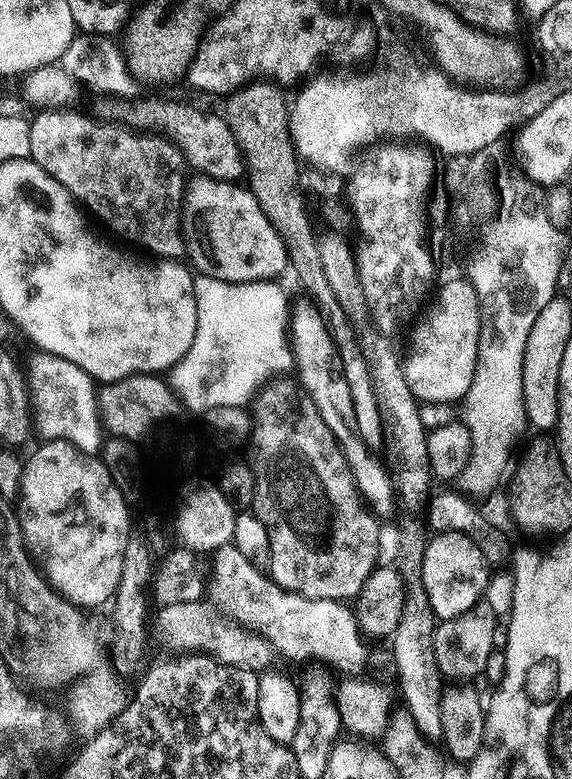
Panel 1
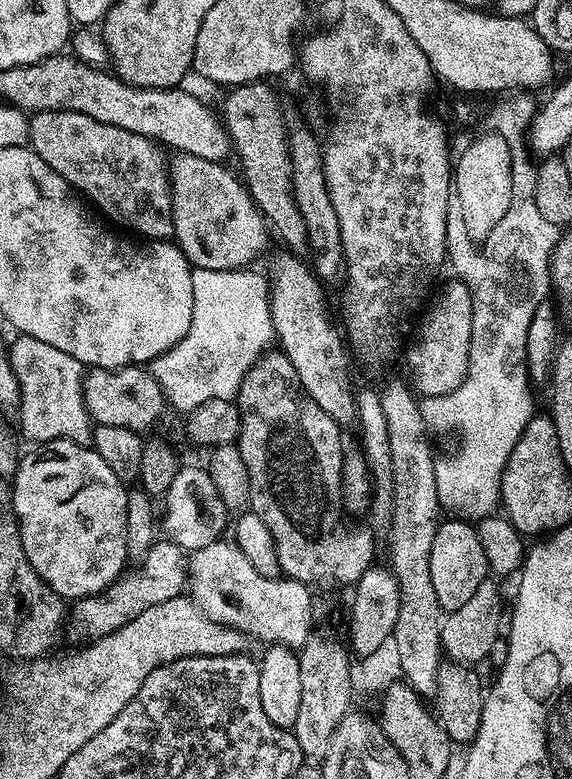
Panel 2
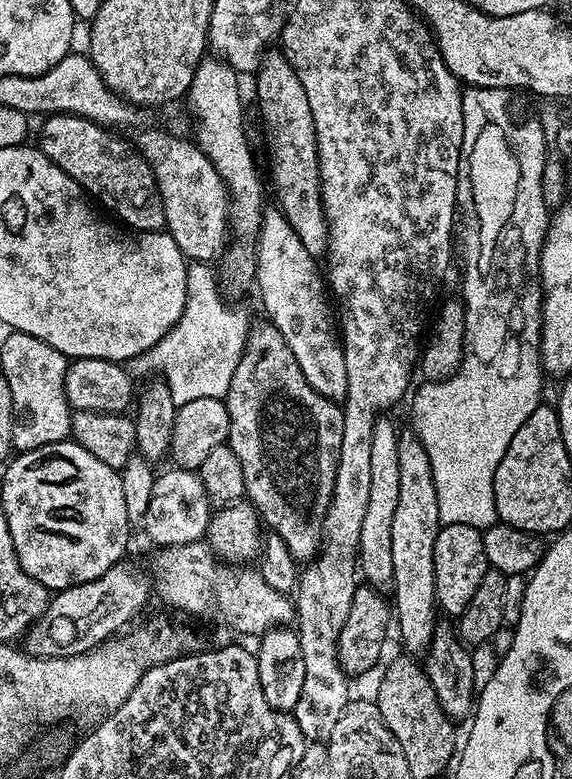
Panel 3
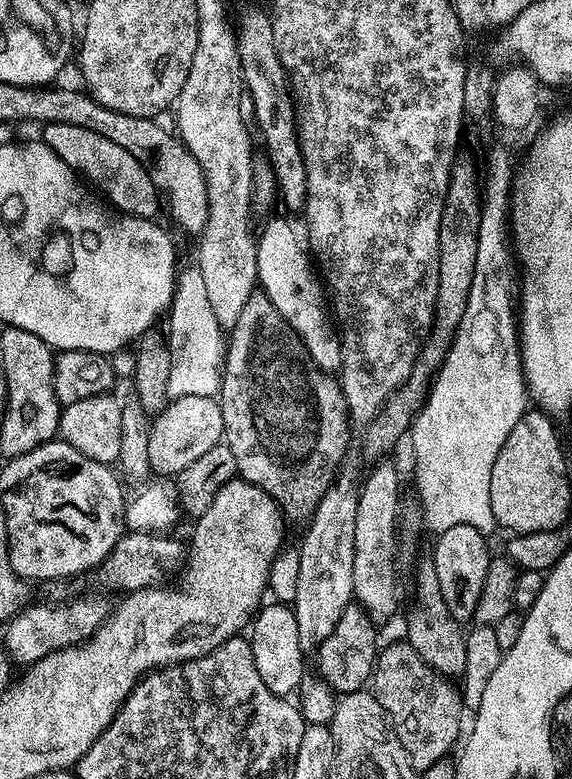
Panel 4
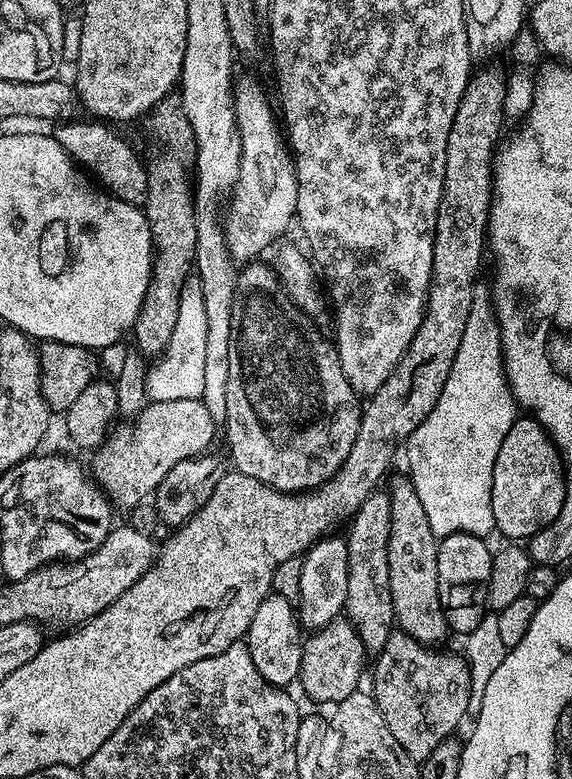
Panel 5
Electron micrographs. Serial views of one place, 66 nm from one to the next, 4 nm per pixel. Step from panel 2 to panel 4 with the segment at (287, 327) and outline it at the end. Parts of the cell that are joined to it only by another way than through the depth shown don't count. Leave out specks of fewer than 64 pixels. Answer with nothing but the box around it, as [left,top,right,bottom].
[256,218,339,374]

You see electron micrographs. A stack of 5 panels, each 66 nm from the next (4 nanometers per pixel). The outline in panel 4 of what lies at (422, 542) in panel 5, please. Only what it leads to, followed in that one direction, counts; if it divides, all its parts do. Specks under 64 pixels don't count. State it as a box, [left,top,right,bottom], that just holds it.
[406,566,466,678]

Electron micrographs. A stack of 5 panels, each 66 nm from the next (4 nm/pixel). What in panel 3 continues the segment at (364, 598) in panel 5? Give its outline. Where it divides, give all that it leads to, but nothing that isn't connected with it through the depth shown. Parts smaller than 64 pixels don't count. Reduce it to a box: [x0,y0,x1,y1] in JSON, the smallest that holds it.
[358,415,401,589]

